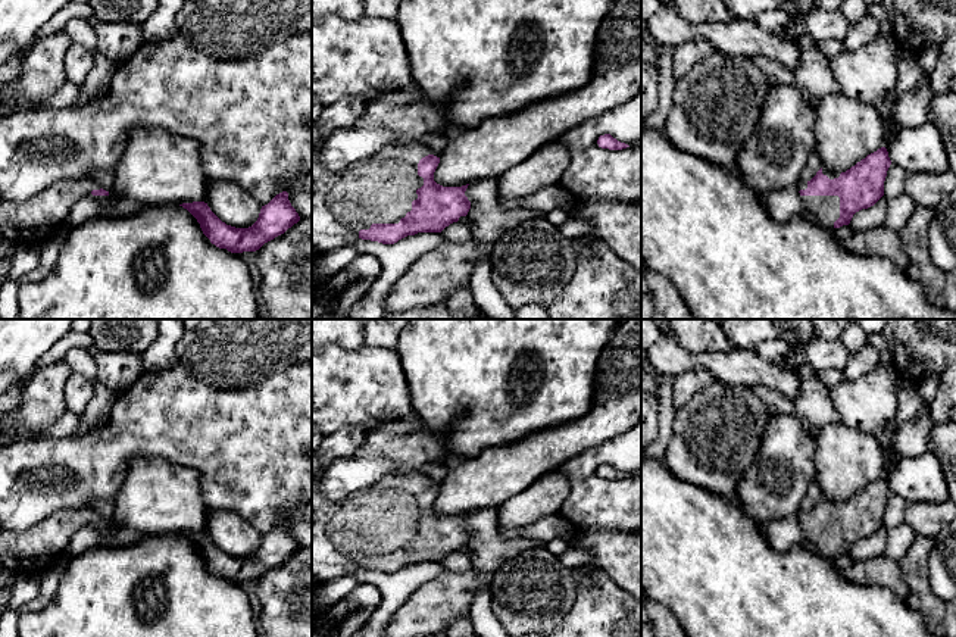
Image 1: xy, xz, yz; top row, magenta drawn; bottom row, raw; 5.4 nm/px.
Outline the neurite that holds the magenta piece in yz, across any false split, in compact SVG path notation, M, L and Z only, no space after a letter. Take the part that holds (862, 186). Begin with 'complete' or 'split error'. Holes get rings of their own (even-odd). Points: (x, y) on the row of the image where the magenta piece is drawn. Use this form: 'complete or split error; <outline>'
split error; M885 147L868 154L846 172L819 169L810 181L799 182L799 193L816 224L824 229L849 225L853 215L874 206L884 196L891 165Z

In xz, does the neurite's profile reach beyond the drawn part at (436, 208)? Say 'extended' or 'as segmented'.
extended

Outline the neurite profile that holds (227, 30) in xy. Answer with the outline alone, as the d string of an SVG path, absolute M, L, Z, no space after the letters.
M185 0L175 25L194 50L218 60L241 60L291 35L310 34L312 0Z

